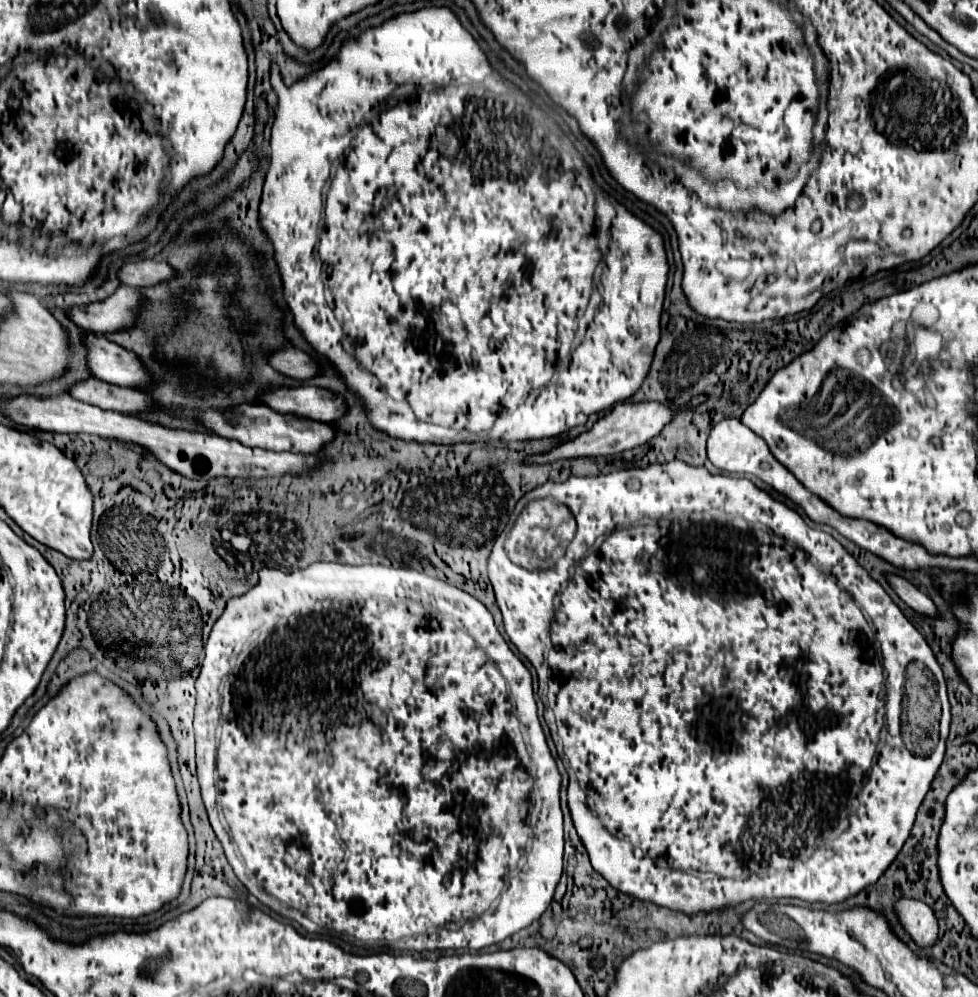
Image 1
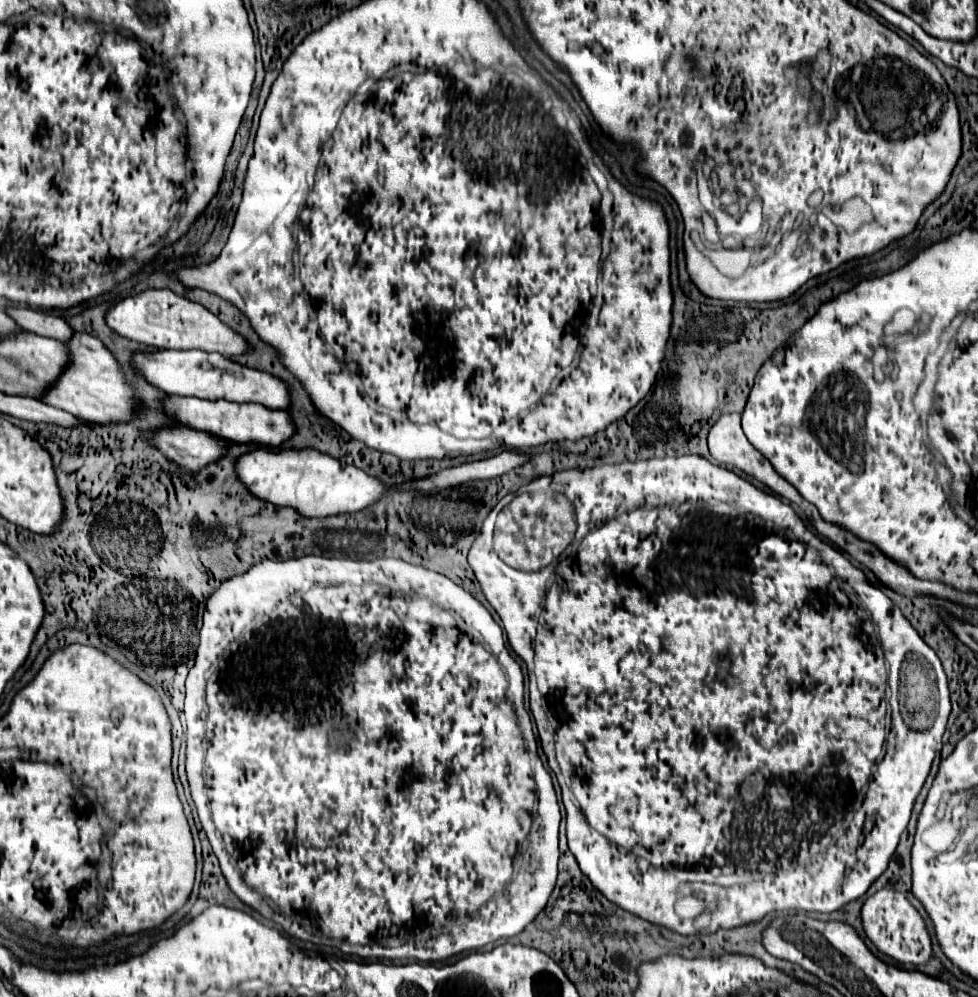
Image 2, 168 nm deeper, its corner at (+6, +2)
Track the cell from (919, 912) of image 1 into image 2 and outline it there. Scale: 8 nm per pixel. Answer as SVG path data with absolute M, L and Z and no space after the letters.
M878 890L864 902L862 908L862 922L866 934L872 938L876 948L902 964L920 966L930 960L932 956L932 942L930 932L922 914L912 906L912 902L898 890Z

